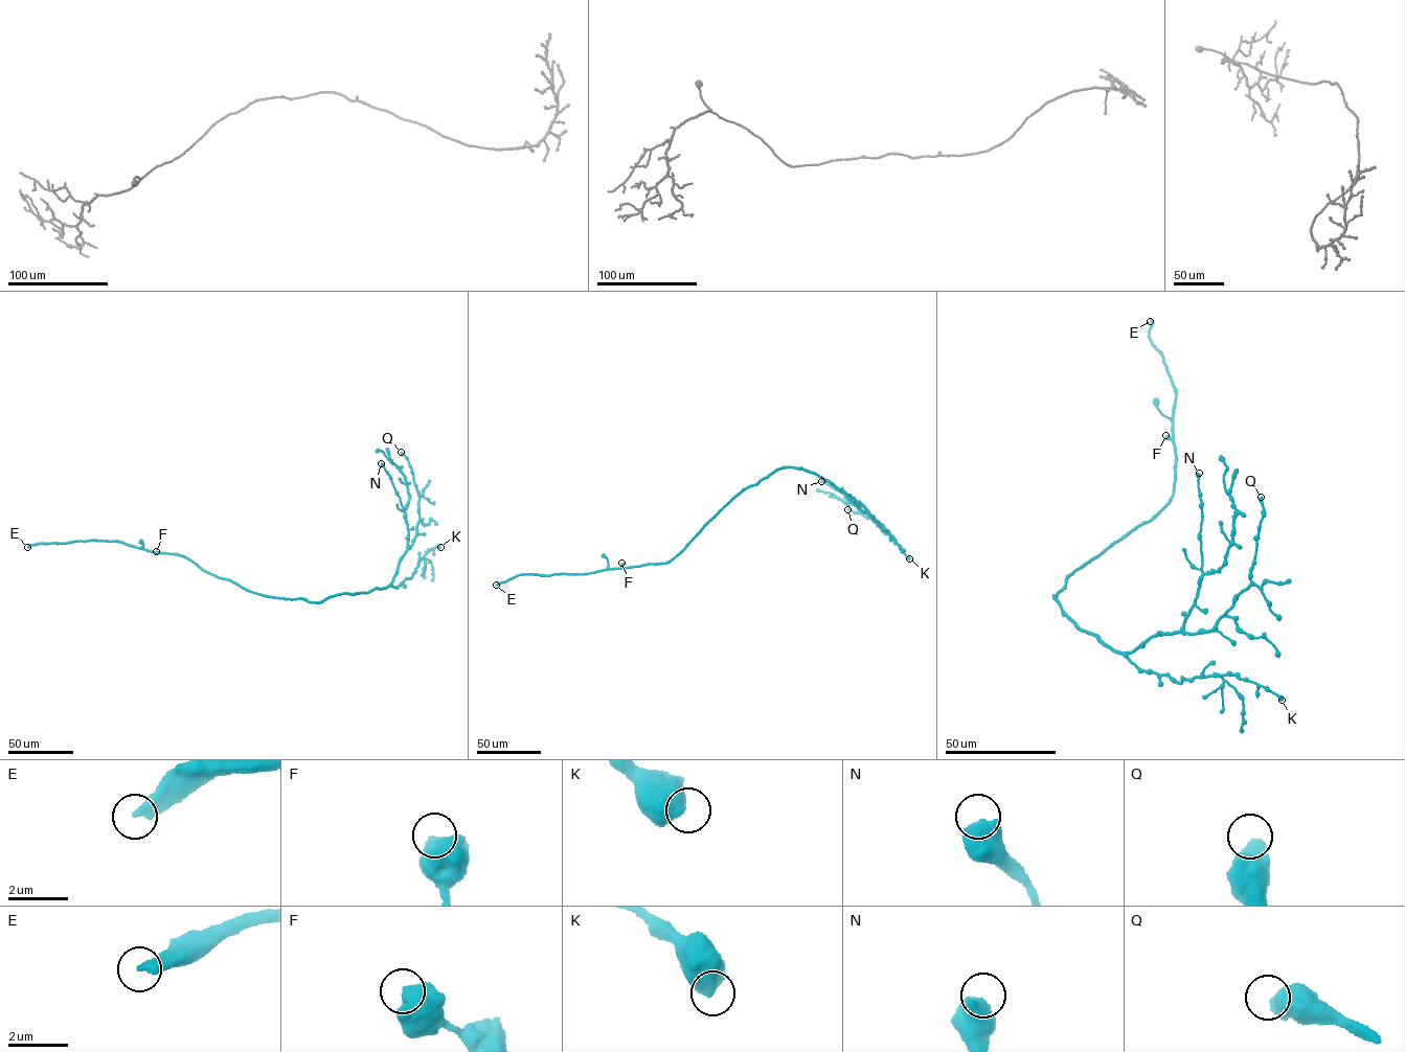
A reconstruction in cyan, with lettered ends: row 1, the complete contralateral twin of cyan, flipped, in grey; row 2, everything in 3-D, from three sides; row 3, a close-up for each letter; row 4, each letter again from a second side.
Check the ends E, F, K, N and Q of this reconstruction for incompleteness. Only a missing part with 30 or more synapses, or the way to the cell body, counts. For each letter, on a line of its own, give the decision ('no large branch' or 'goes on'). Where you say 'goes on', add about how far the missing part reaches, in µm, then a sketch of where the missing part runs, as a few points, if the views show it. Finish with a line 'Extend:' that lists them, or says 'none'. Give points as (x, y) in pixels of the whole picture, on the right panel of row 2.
E: goes on; missing 300 µm
F: no large branch
K: no large branch
N: no large branch
Q: no large branch
Extend: E

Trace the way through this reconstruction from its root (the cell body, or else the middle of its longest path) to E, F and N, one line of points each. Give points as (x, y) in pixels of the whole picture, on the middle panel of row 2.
E: (743, 490), (665, 563), (586, 574), (522, 574), (496, 585)
F: (743, 490), (671, 561), (626, 568), (621, 563)
N: (743, 490), (778, 470), (793, 466), (829, 480), (861, 504), (821, 481)

